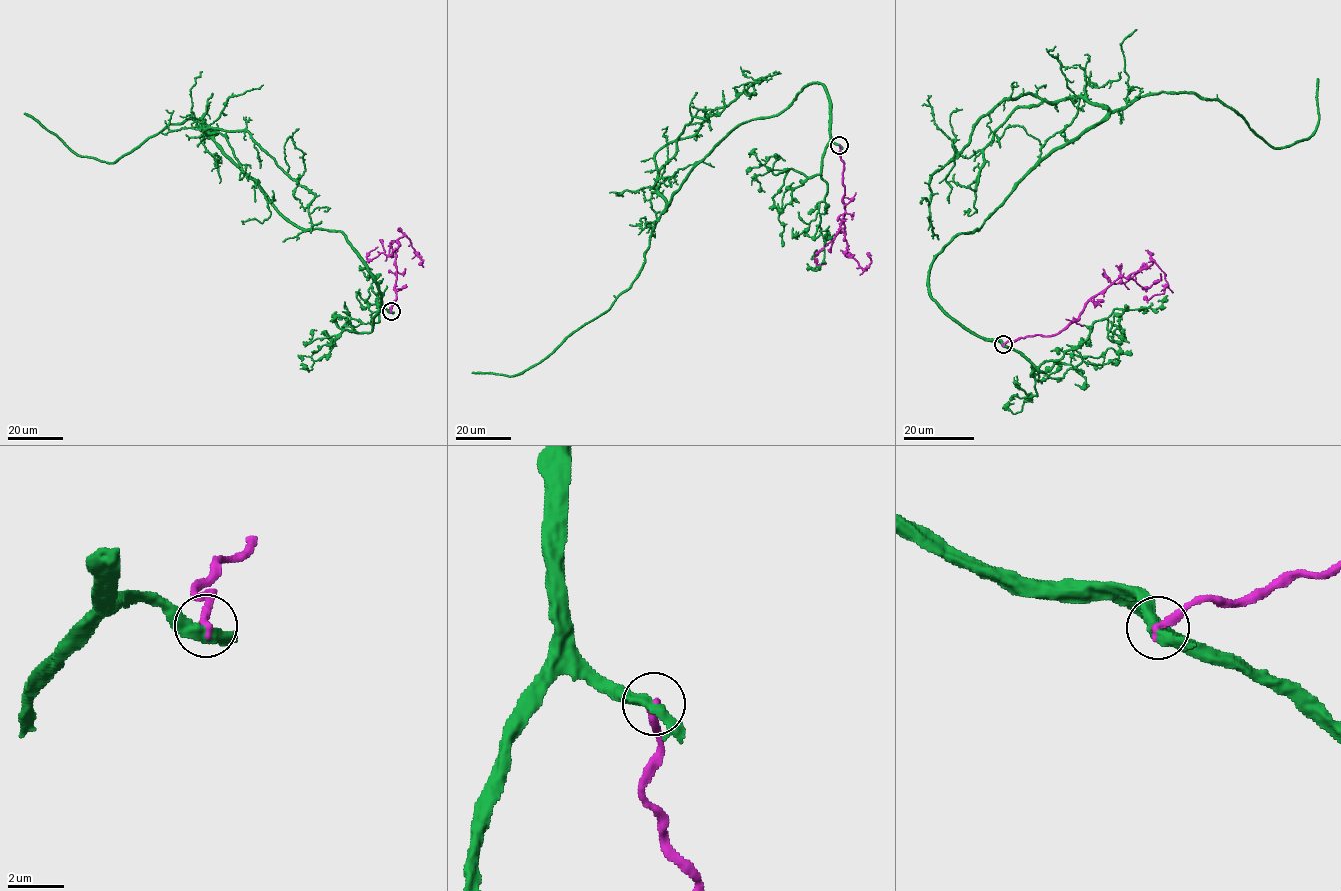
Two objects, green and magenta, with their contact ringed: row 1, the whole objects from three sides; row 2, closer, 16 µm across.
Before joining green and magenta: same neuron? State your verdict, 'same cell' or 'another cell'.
another cell

